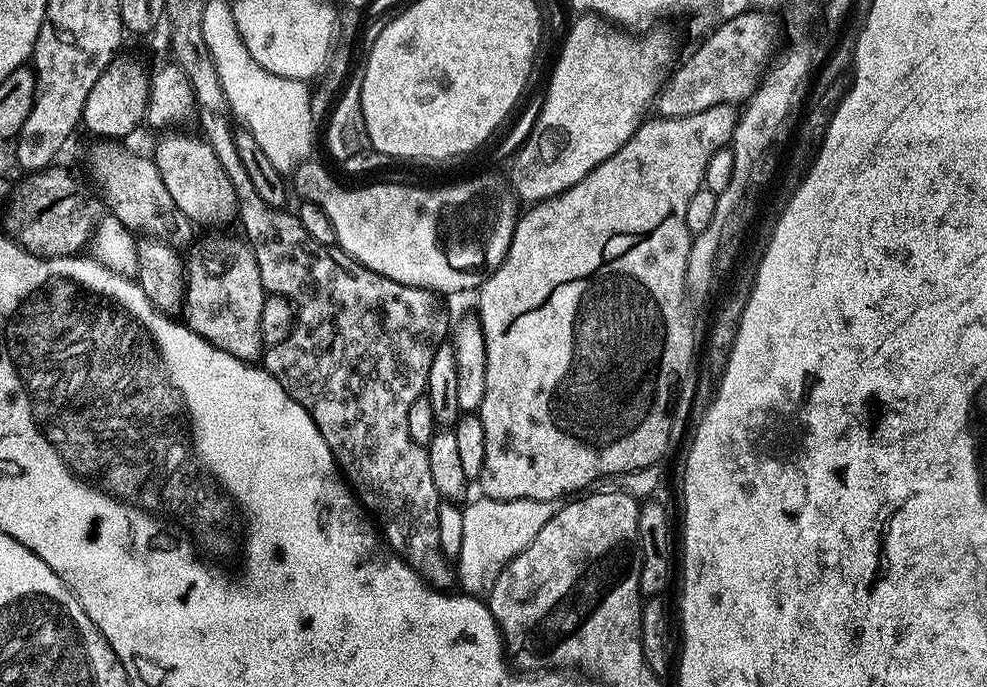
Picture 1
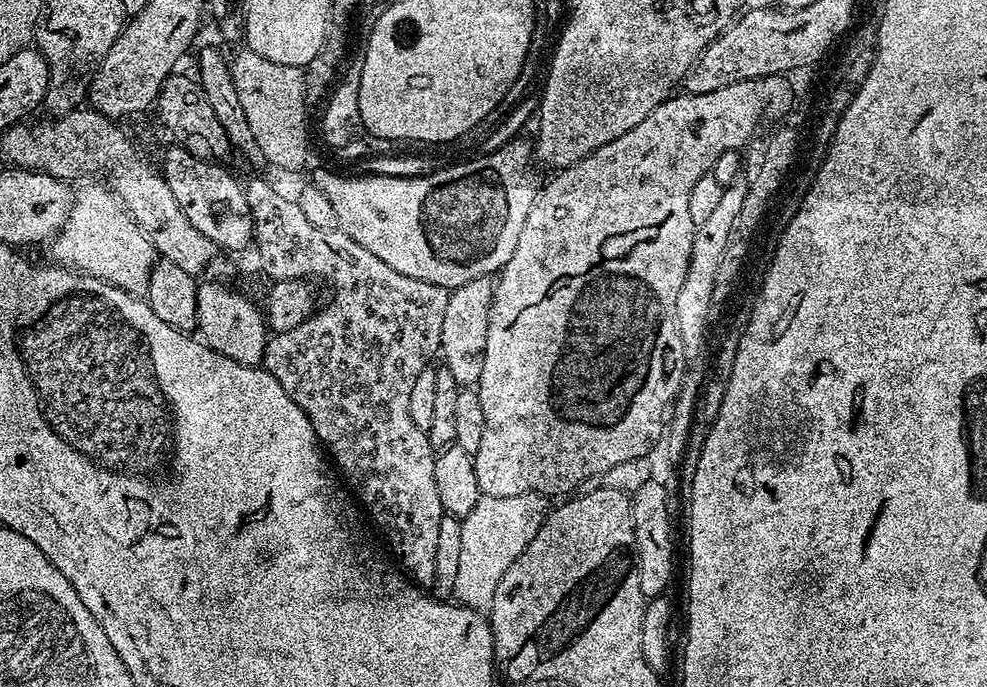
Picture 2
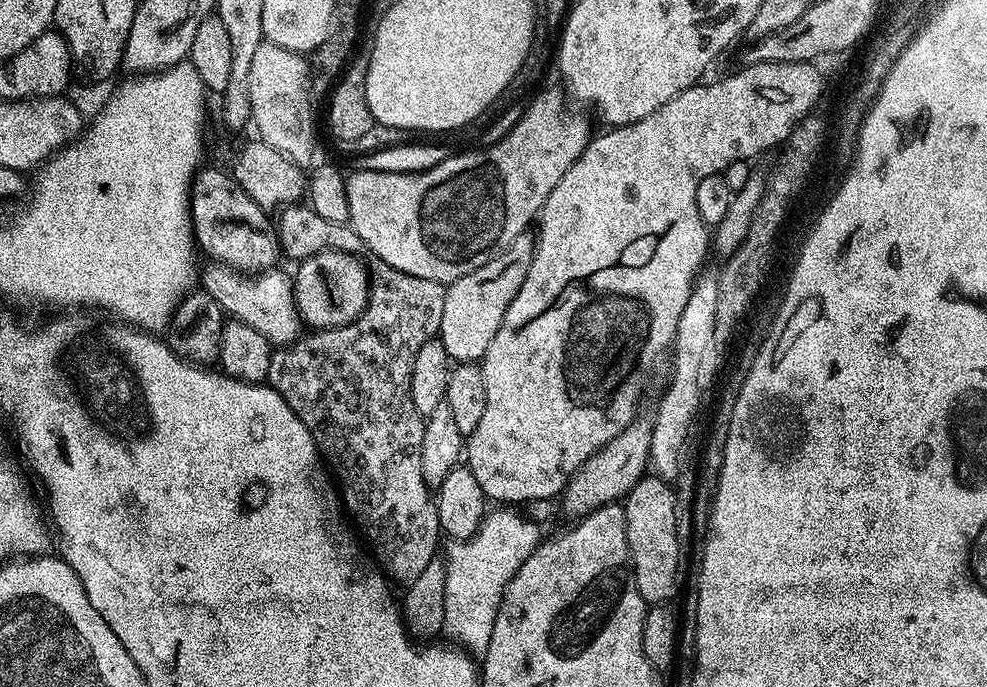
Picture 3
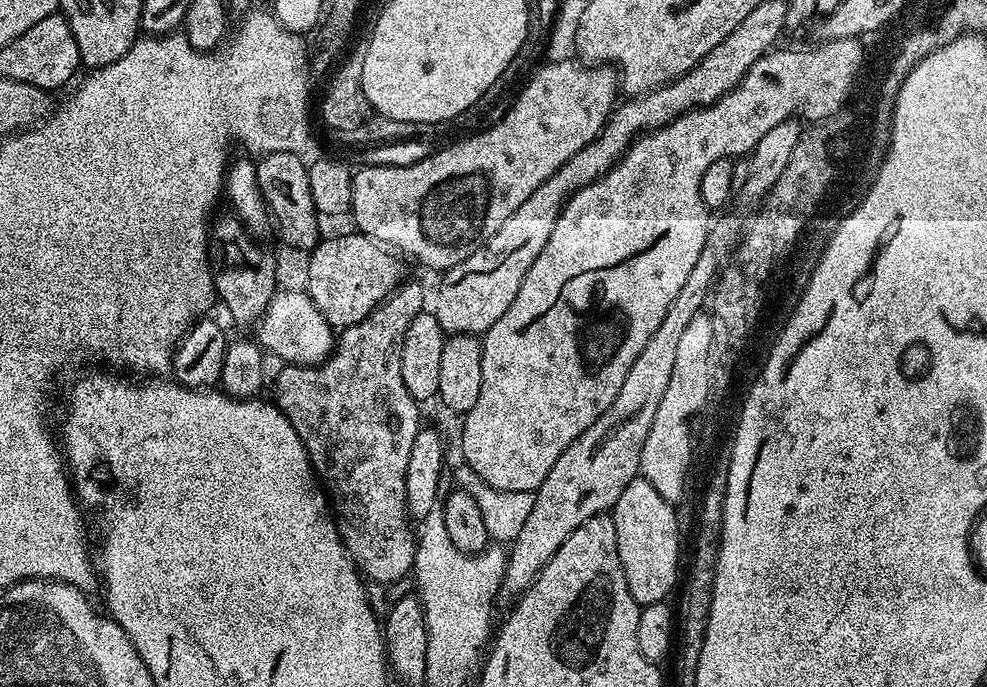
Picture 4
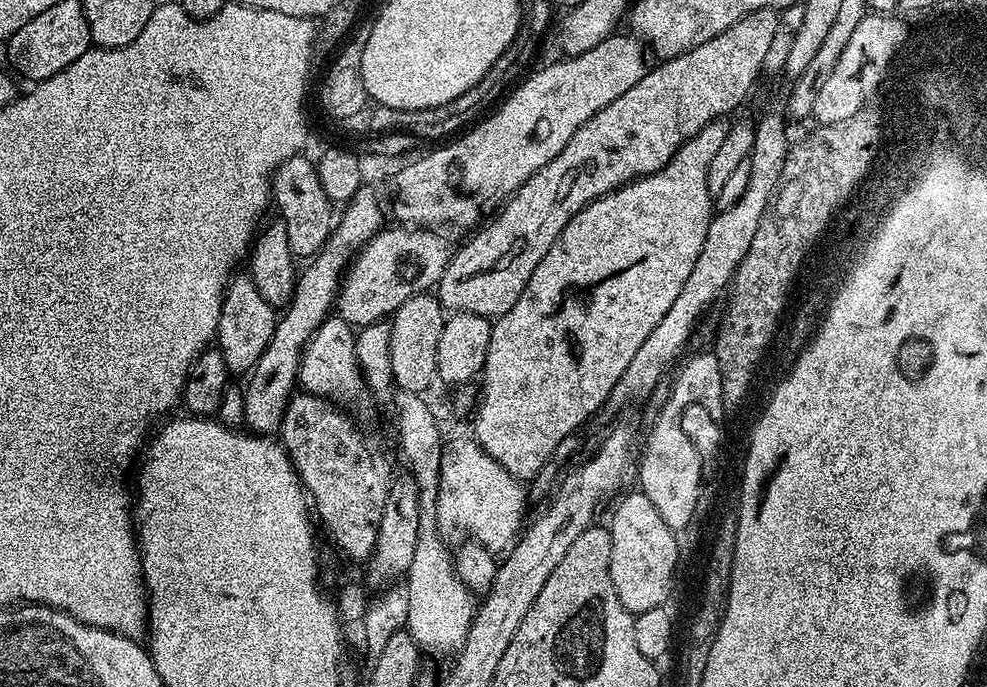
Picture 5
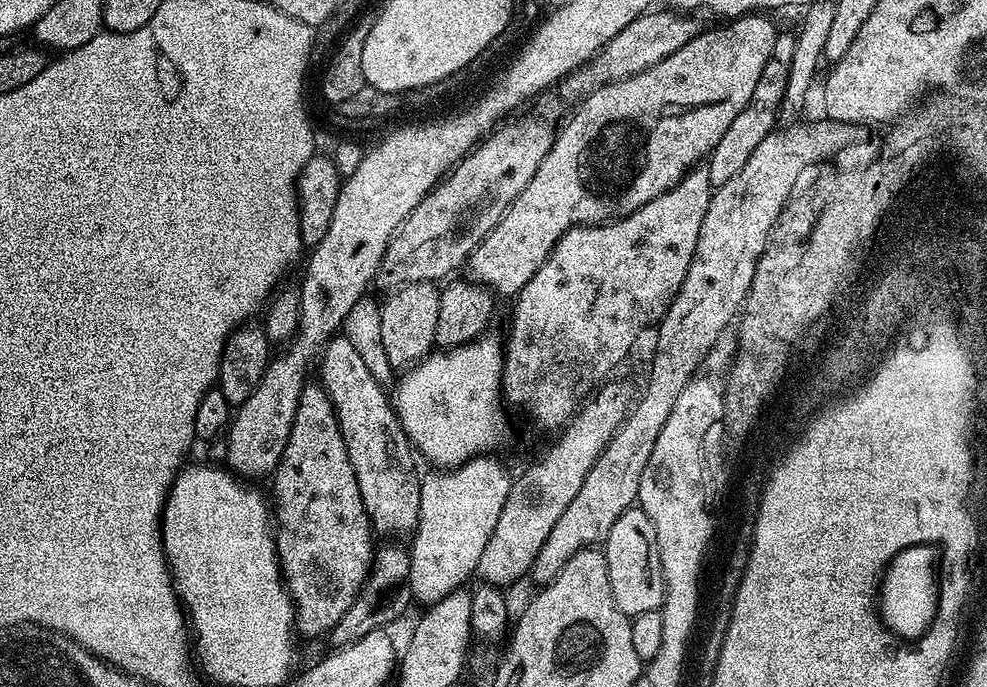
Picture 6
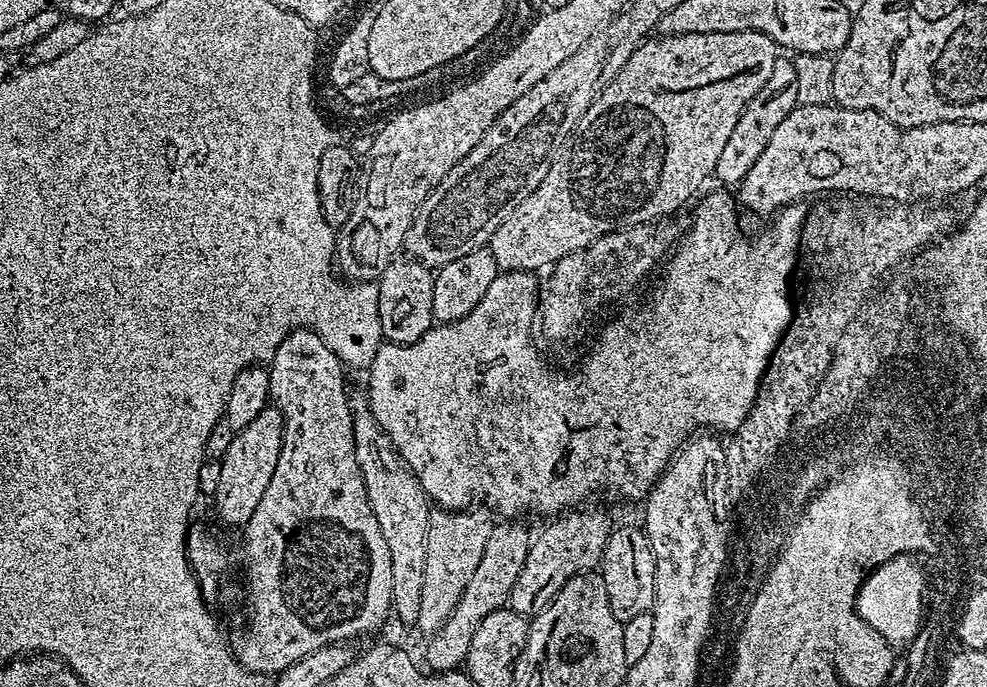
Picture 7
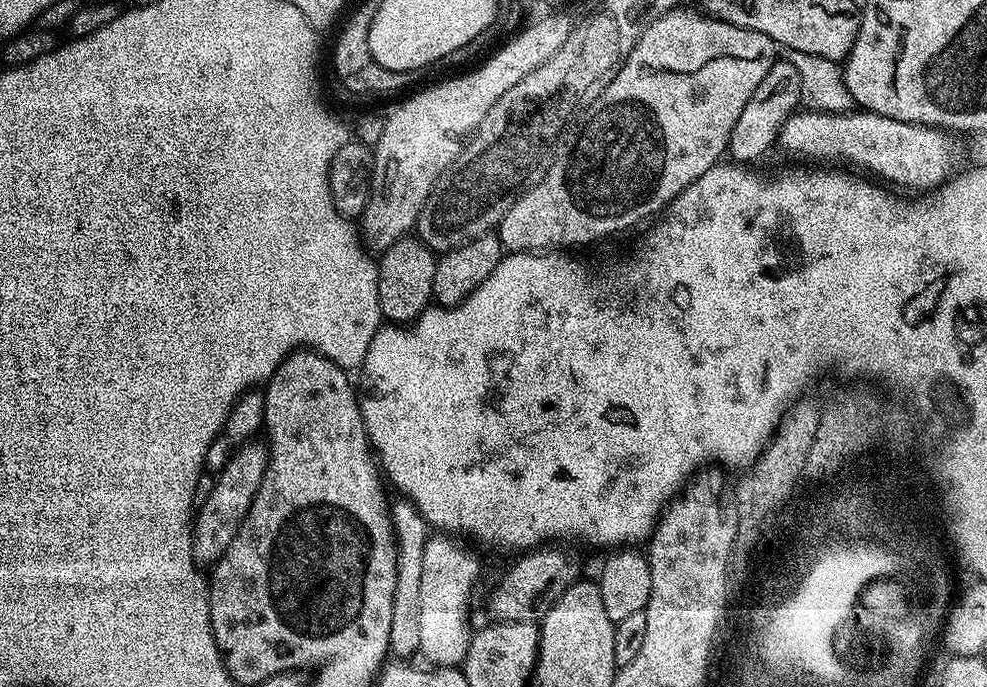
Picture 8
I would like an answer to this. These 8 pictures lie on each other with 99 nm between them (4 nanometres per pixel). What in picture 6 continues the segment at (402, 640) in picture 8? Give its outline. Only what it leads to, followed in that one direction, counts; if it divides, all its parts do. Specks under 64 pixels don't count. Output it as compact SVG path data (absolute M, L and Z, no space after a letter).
M337 334L328 341L326 347L323 349L322 359L319 361L319 364L320 376L318 376L318 380L328 392L328 397L332 402L332 409L336 411L336 417L340 423L340 429L342 430L342 438L346 442L346 450L350 454L350 466L354 466L354 474L358 478L358 490L362 494L362 502L364 503L365 510L368 511L368 519L373 529L375 529L379 535L381 532L384 538L404 538L400 536L406 535L405 537L407 537L409 534L415 533L416 524L420 521L420 482L422 476L421 473L416 473L417 457L414 455L414 449L411 442L408 441L408 435L404 432L402 422L396 416L396 409L393 401L390 399L389 393L387 396L387 394L380 389L379 383L381 383L381 381L374 374L370 374L370 366L366 366L362 354L358 350L354 350L354 342L350 342L350 338L347 334Z

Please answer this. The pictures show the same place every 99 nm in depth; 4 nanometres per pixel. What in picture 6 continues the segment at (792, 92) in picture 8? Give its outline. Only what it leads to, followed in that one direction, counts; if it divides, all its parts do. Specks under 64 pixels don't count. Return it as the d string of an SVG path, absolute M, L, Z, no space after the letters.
M781 31L777 35L774 50L770 50L770 58L766 62L766 67L762 69L762 78L758 78L758 86L754 86L754 94L750 94L750 102L746 102L742 114L738 114L738 118L730 122L730 127L726 134L722 134L718 146L714 146L712 153L707 156L706 167L713 189L730 182L730 178L734 178L734 174L738 174L738 170L746 166L750 154L758 150L758 142L773 135L782 106L782 94L786 94L786 78L790 78L790 61L794 59L795 45L796 37L791 31Z

